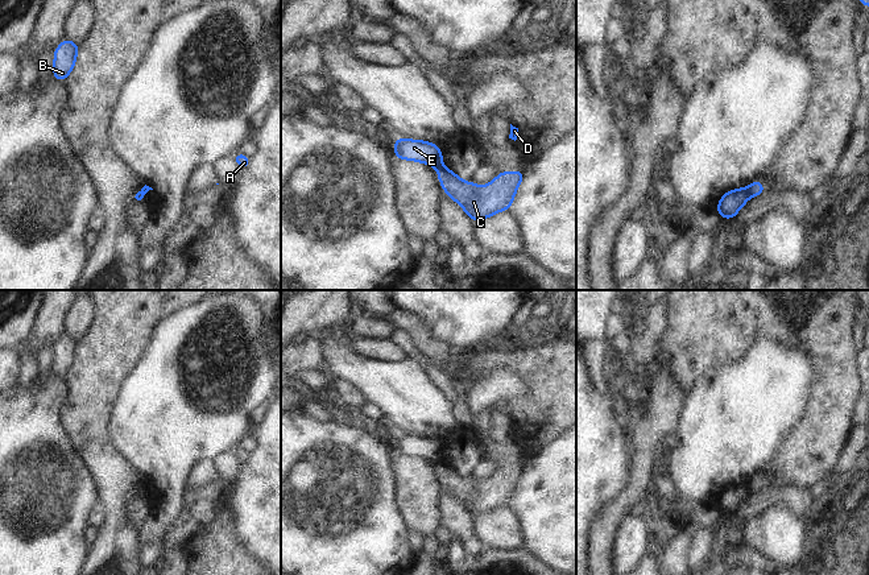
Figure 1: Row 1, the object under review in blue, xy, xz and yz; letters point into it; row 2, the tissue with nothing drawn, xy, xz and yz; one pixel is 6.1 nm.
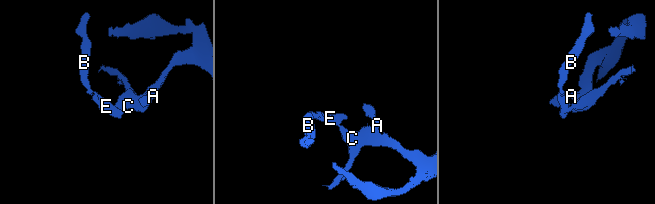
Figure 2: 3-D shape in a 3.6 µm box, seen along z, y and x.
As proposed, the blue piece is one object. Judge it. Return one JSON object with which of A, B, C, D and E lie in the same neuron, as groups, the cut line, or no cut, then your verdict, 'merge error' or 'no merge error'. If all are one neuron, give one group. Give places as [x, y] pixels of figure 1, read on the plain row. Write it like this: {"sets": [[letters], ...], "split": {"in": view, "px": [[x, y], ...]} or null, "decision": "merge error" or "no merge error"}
{"sets": [["A", "C", "D"], ["B", "E"]], "split": {"in": "yz", "px": [[745, 483], [748, 489]]}, "decision": "merge error"}

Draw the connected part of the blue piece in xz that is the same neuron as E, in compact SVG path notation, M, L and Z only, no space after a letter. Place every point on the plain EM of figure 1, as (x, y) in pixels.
M397 433L393 447L396 454L417 456L434 462L435 464L444 456L440 443L436 439L422 435Z

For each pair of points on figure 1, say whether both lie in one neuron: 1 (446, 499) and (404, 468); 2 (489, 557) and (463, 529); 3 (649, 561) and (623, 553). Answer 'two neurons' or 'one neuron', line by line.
1: two neurons
2: two neurons
3: two neurons

